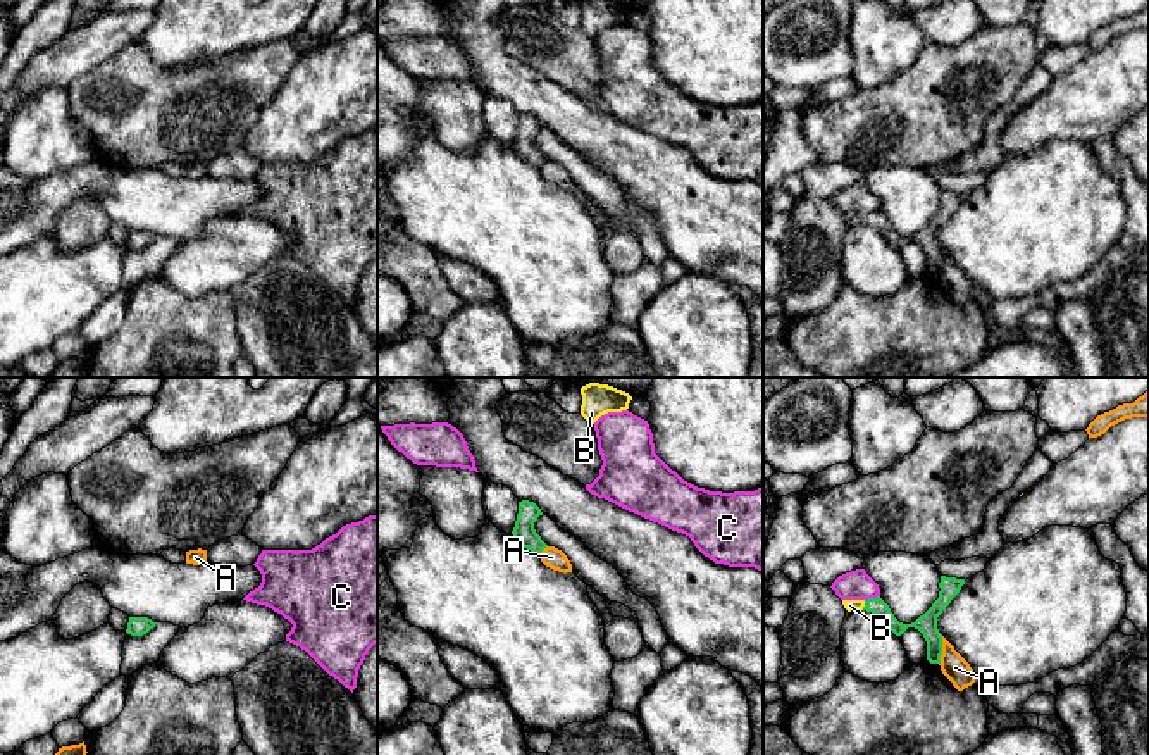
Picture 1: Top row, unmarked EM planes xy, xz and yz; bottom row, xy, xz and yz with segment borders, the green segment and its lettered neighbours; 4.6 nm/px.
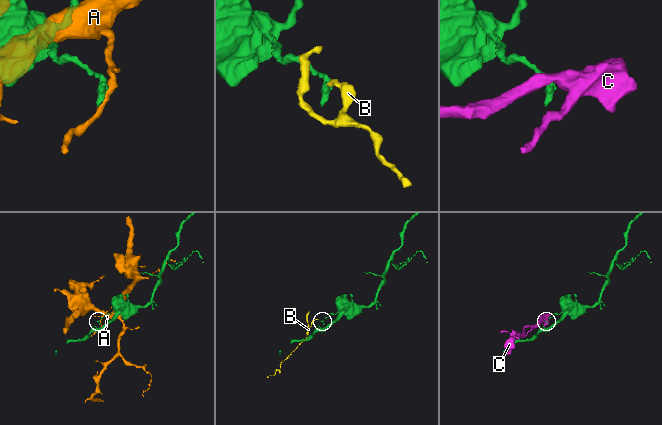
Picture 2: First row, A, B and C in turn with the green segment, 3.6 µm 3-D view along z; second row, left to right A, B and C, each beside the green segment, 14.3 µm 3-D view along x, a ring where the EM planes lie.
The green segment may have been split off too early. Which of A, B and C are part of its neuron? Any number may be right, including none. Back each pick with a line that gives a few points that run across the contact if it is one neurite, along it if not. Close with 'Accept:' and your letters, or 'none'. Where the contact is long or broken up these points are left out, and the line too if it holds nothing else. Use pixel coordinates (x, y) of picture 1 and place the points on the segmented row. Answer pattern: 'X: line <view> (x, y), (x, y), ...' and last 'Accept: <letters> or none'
B: line yz (875, 605), (865, 605), (850, 605)
Accept: B

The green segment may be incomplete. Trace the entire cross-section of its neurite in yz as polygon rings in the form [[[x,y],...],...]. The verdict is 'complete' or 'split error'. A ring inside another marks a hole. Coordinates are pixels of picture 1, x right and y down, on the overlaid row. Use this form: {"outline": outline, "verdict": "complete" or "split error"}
{"outline": [[[941,576],[939,598],[932,603],[932,607],[923,615],[920,615],[911,624],[899,622],[891,612],[889,605],[880,596],[868,600],[842,600],[842,605],[848,612],[866,610],[879,615],[896,636],[901,636],[908,627],[918,629],[927,641],[927,660],[930,664],[941,664],[942,636],[937,629],[937,617],[960,593],[963,584],[965,579]]], "verdict": "split error"}

